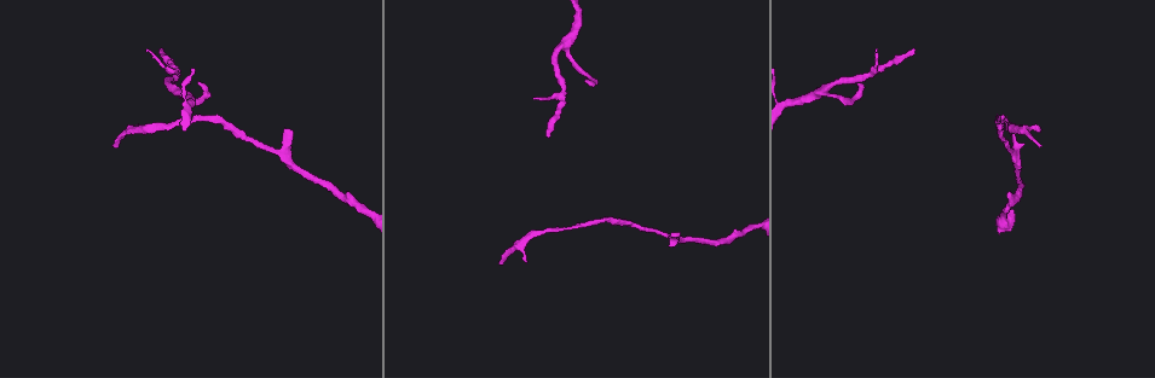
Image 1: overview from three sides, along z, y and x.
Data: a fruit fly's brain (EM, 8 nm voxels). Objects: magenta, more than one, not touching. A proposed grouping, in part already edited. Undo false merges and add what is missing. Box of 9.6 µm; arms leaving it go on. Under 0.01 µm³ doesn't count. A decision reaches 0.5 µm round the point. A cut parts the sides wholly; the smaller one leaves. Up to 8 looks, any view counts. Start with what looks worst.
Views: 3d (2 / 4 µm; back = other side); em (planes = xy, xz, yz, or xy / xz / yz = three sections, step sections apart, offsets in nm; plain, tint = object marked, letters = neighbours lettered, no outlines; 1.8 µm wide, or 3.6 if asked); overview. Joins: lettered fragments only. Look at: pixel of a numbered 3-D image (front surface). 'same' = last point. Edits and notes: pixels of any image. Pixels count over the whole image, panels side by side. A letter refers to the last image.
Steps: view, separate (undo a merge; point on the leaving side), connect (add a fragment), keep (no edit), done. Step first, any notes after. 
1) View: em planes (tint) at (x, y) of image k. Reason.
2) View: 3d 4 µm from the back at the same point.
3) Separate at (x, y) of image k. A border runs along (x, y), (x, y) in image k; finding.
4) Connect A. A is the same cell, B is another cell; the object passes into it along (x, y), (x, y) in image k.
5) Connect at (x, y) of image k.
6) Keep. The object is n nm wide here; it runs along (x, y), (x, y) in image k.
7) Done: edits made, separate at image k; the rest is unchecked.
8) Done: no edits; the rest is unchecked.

View: em xy step 8 (letters) at (548, 137) of image 1. Thin end.

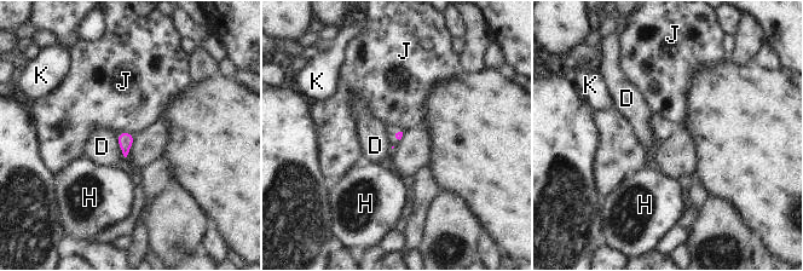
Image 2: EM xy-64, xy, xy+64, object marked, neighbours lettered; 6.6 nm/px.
View: em planes (letters) at the same point. Cut it another way.

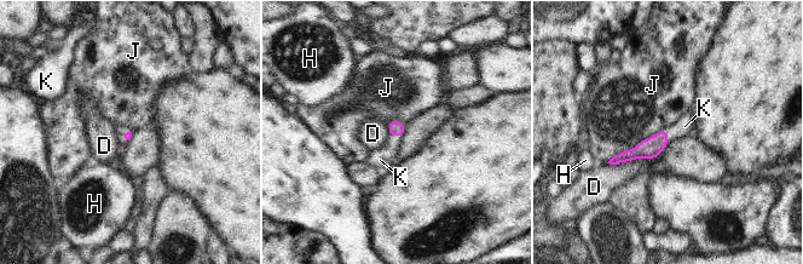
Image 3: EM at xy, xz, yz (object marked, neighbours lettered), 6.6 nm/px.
Connect K. K is the same cell, D, H and J are other cells; the object passes into it along (650, 148), (668, 136), (685, 126) in image 3; it goes on there.

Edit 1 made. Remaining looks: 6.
View: overview.

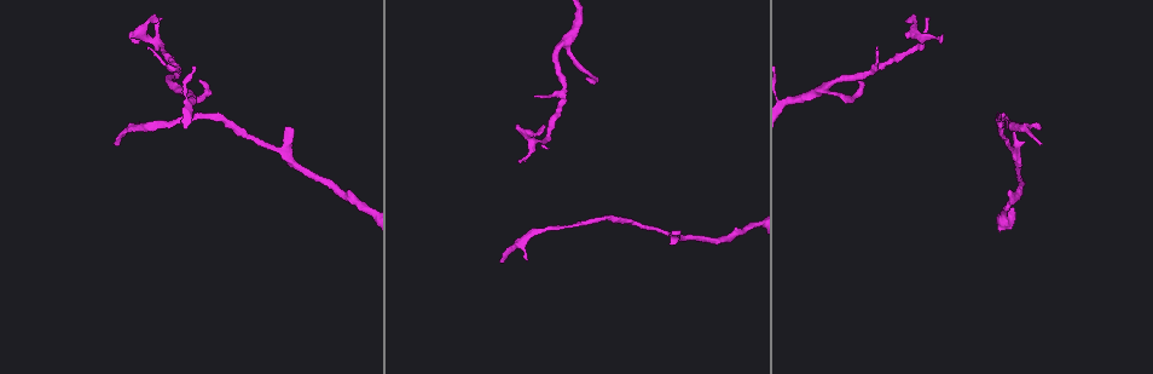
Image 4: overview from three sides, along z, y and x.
View: 3d 4 µm at (285, 125) of image 4. Thin end.

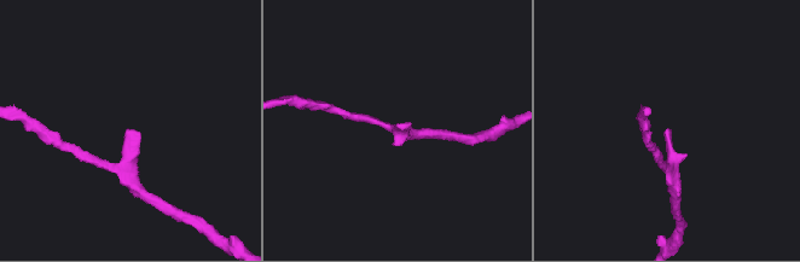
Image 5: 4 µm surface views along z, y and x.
View: em xz step 4 (tint) at (668, 129) of image 5. Now the EM.

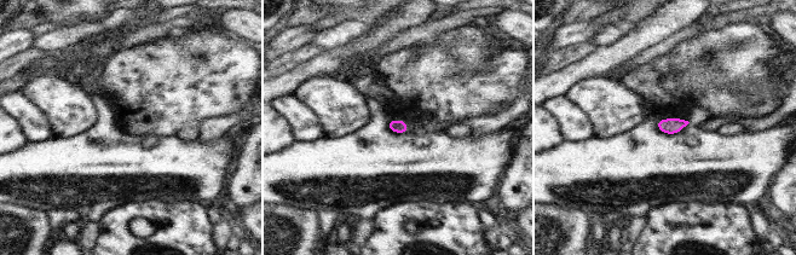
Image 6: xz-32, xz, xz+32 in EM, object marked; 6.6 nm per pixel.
View: em planes (letters) at the same point.

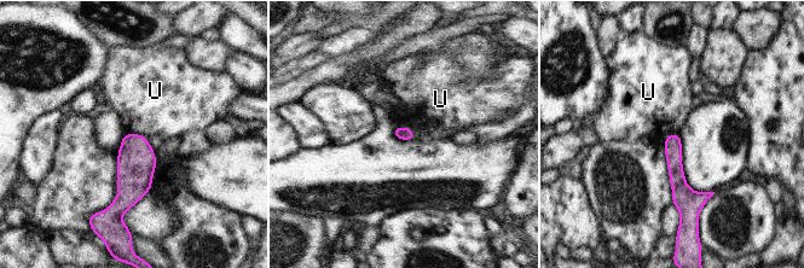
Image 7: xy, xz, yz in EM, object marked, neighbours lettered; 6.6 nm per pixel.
Keep. The object is 90 nm wide here; U is another cell; no lettered fragment goes on from it.

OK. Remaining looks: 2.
View: em yz step 16 (tint) at (199, 79) of image 4. Tapers out.

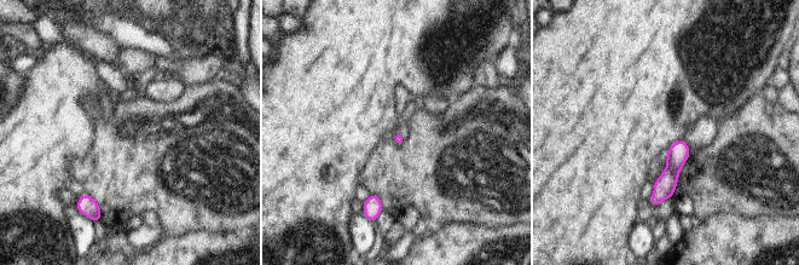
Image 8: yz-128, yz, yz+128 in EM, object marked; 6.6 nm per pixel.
View: em planes (letters) at the same point. Cut it another way.

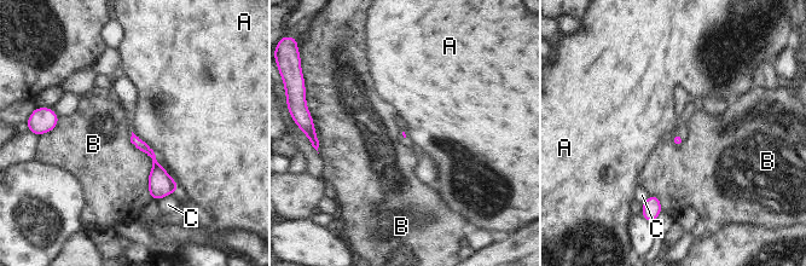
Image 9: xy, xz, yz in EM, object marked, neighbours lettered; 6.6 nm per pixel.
Keep. A, B and C are other cells; it runs along (133, 139), (154, 157), (157, 172), (174, 189) in image 9; no lettered fragment goes on from it.

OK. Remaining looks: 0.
Done: edits made, connect at image 3; the rest is unchecked.

